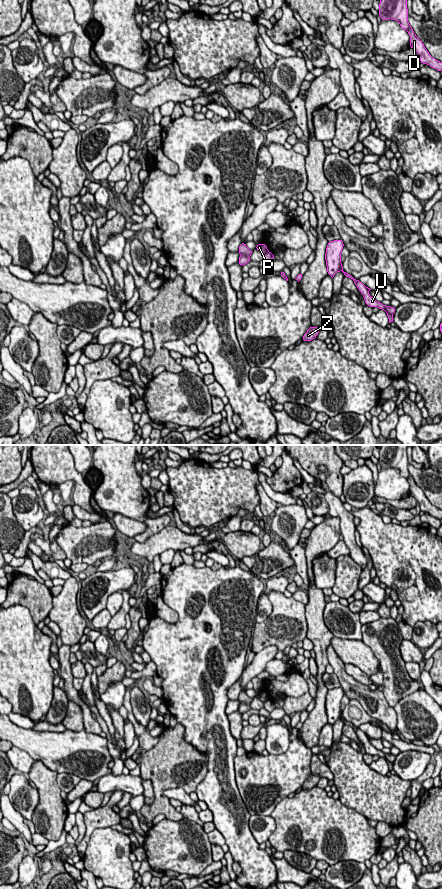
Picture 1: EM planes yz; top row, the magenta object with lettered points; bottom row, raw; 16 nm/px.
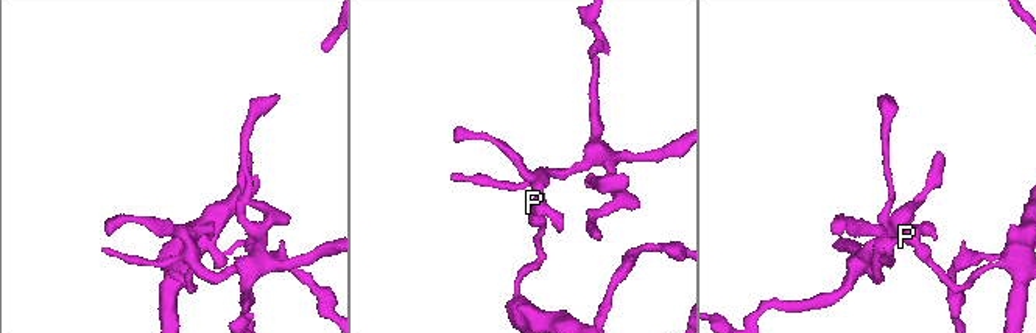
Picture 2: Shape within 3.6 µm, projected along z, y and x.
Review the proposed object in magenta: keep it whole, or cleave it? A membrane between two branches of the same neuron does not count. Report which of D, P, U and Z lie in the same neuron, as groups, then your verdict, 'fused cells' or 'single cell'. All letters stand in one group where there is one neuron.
groups D P / U Z; fused cells

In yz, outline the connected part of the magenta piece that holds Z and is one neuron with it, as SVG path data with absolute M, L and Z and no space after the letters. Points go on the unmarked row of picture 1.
M310 774L310 776L304 782L302 789L307 789L307 790L312 789L317 785L319 780L320 777L317 774L316 775Z

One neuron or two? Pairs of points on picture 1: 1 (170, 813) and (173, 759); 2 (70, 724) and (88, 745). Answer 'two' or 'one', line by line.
1: one
2: two

